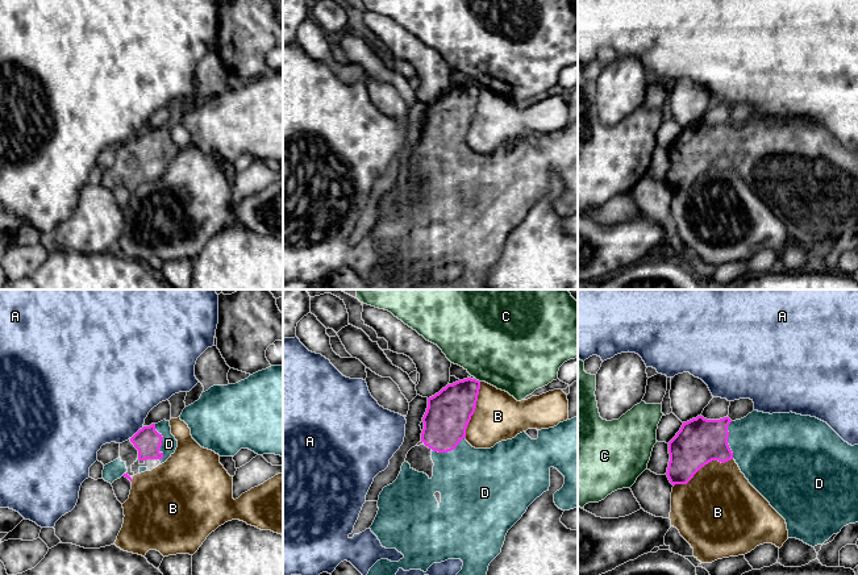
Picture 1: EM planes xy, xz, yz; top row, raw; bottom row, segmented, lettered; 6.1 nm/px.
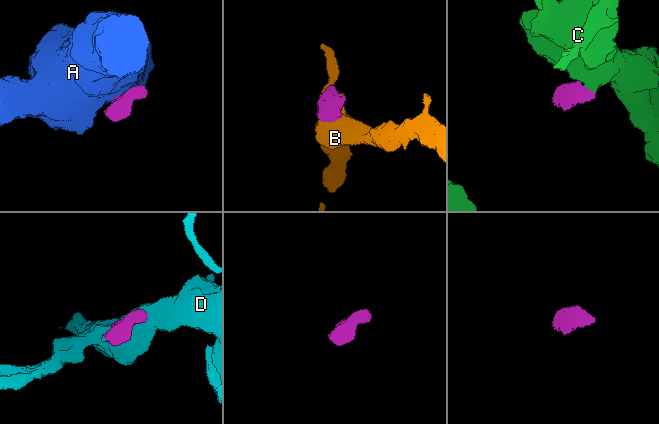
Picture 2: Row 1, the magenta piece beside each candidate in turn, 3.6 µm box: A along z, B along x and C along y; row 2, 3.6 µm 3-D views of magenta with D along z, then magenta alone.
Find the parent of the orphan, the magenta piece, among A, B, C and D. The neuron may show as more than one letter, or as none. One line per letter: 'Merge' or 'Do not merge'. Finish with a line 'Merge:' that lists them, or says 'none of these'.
A: Do not merge
B: Do not merge
C: Do not merge
D: Merge
Merge: D

